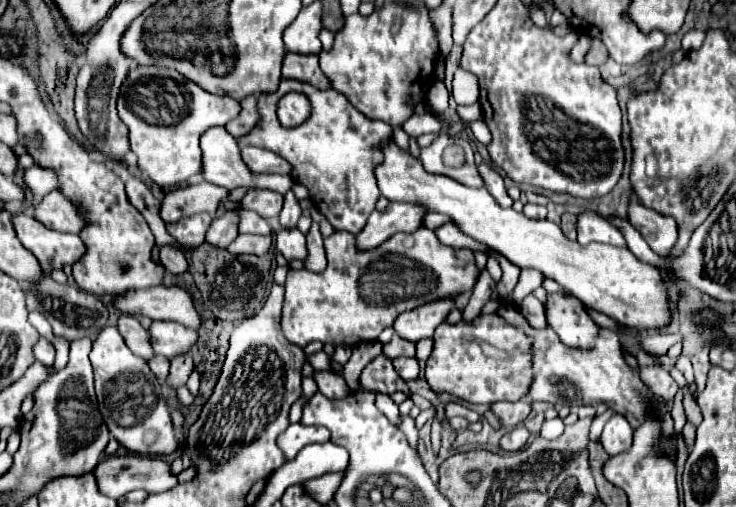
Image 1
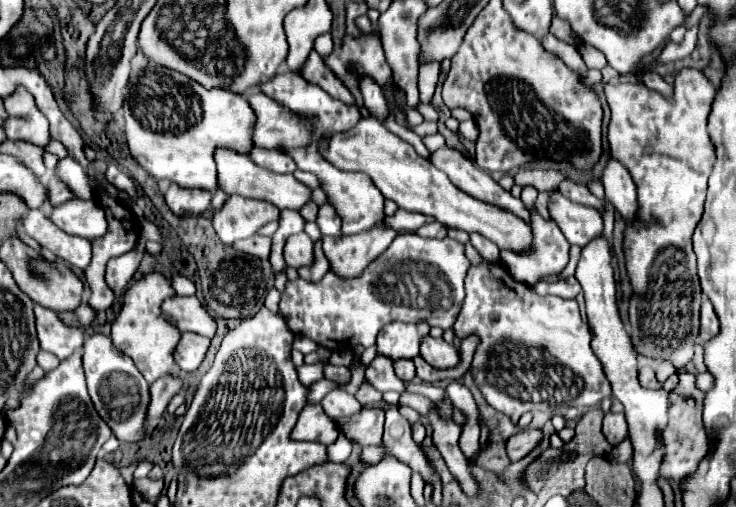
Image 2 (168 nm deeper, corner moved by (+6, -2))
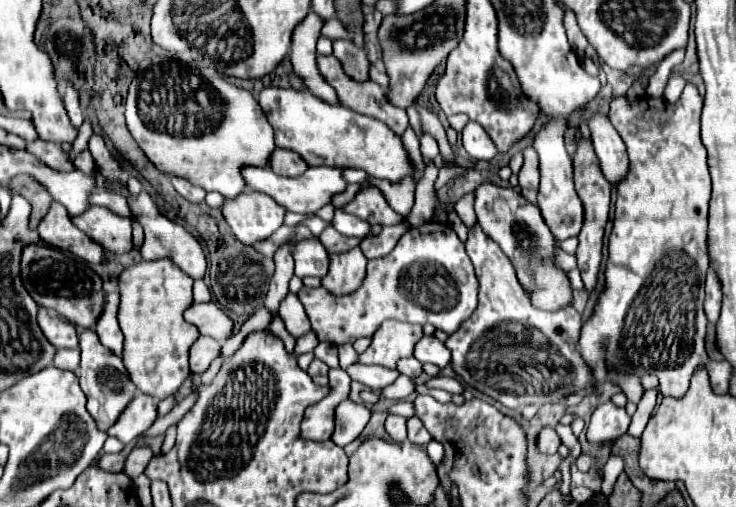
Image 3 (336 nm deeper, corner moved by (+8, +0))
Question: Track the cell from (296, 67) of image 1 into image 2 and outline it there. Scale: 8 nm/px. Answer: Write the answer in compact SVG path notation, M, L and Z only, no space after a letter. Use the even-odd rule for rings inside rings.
M310 52L310 56L308 56L304 68L300 70L300 74L308 82L312 82L312 84L320 86L322 90L326 90L332 98L342 100L344 104L356 104L356 100L352 100L352 92L348 92L348 88L344 88L344 84L340 84L340 78L324 64L320 54Z

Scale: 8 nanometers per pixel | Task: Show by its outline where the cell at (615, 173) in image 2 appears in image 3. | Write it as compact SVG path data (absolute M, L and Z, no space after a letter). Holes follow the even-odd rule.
M592 116L588 126L602 174L616 188L626 178L630 168L626 146L606 116Z

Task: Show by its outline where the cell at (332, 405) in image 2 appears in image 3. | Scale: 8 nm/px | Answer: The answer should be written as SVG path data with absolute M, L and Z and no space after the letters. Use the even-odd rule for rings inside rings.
M348 398L336 406L334 418L336 418L336 430L332 434L332 442L344 448L346 444L354 442L360 436L360 432L370 420L370 410L364 404L356 404Z

